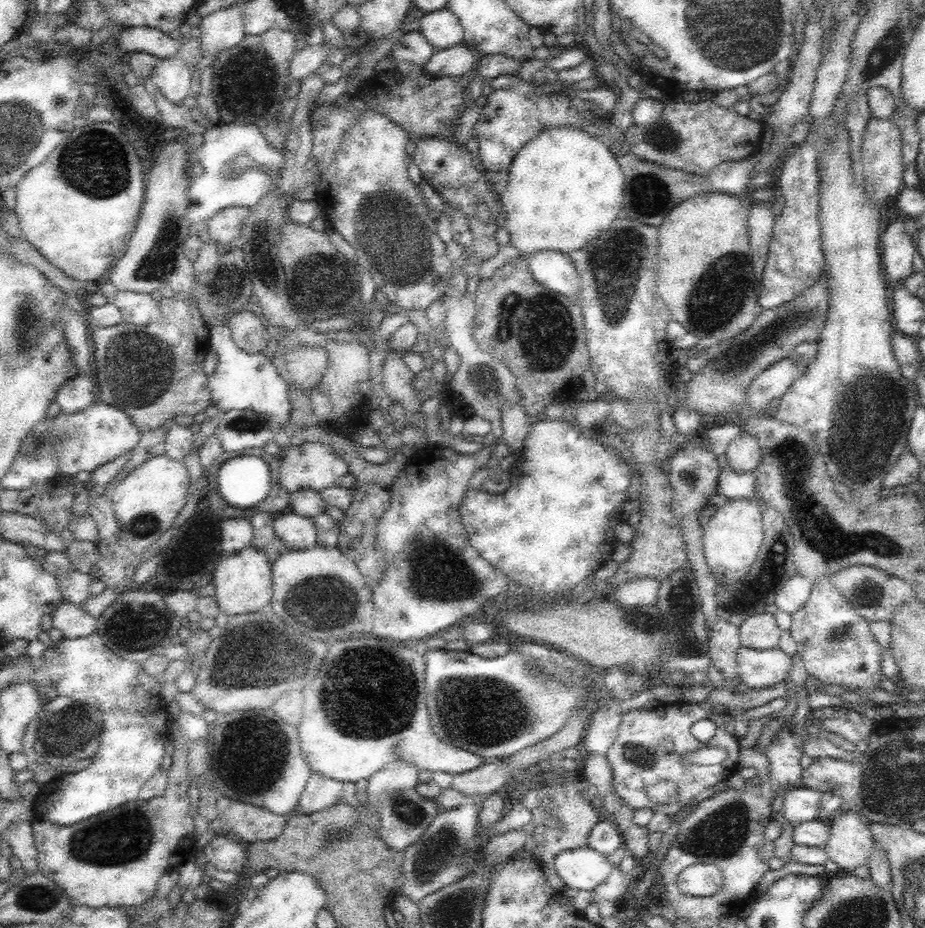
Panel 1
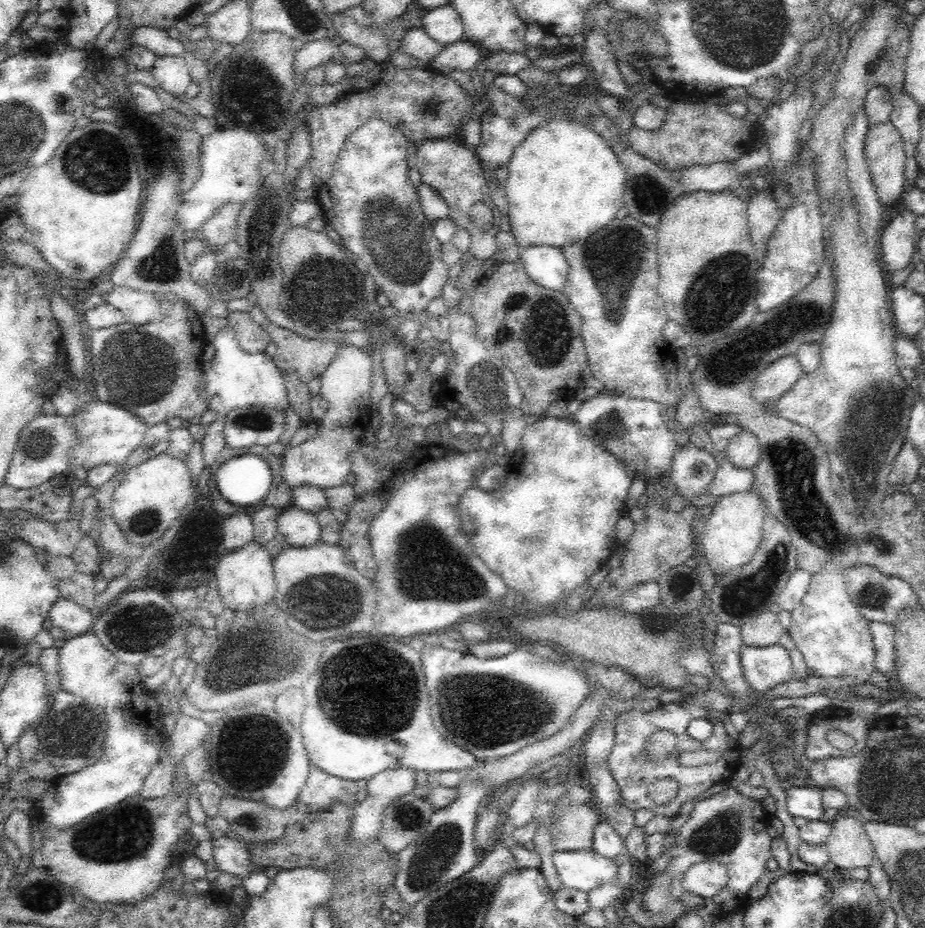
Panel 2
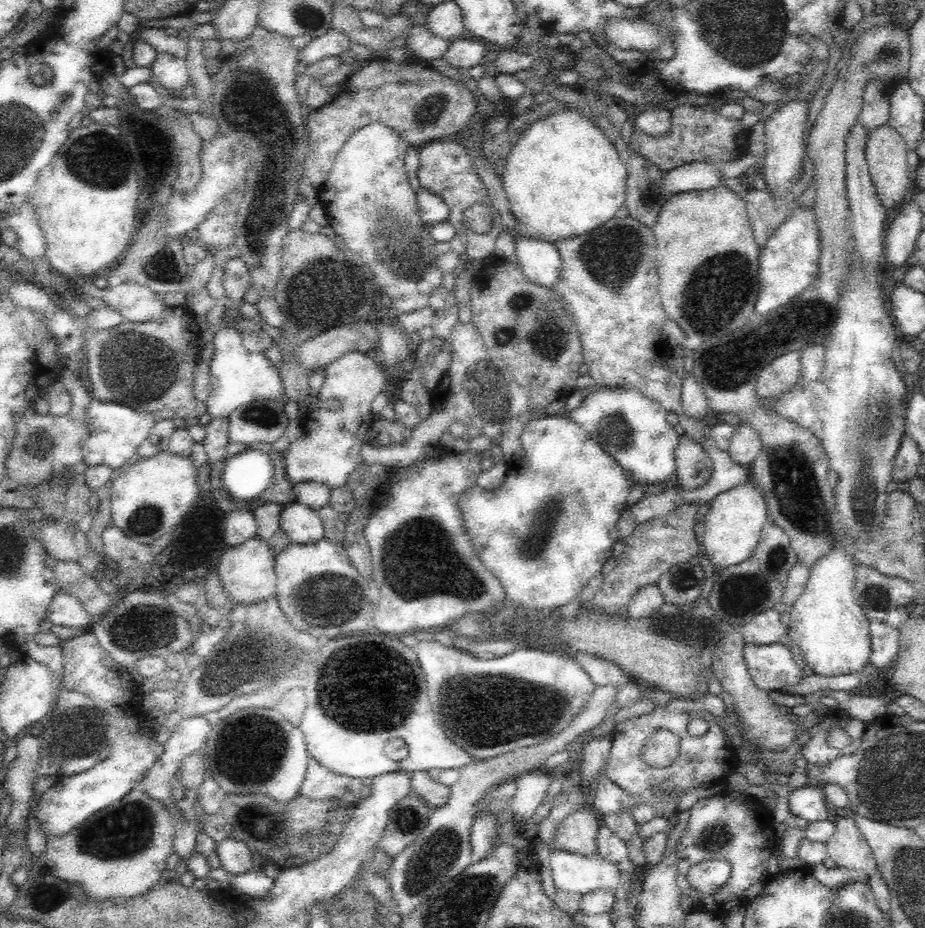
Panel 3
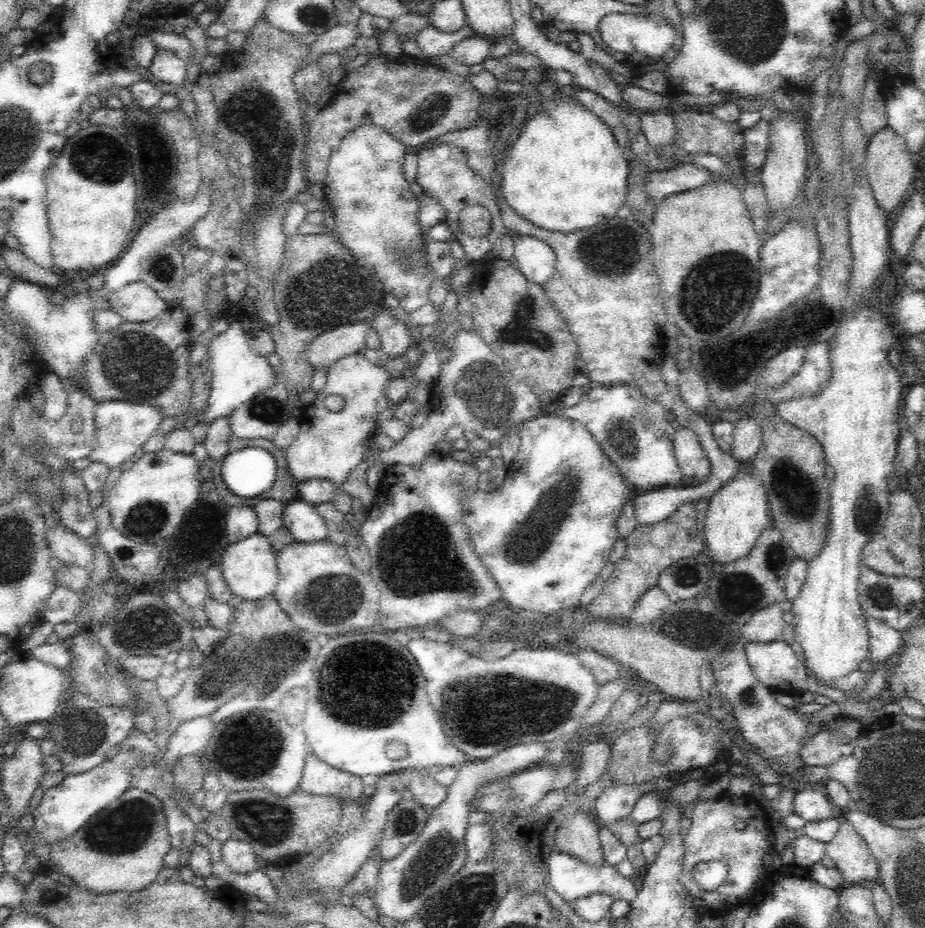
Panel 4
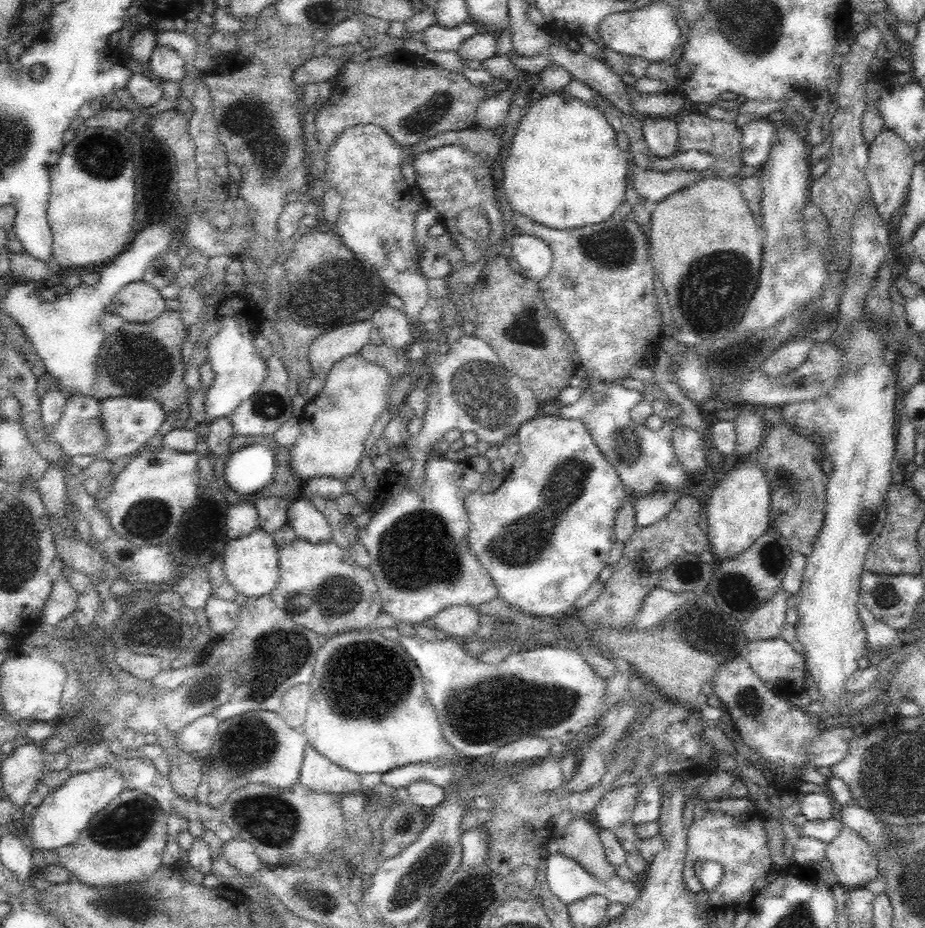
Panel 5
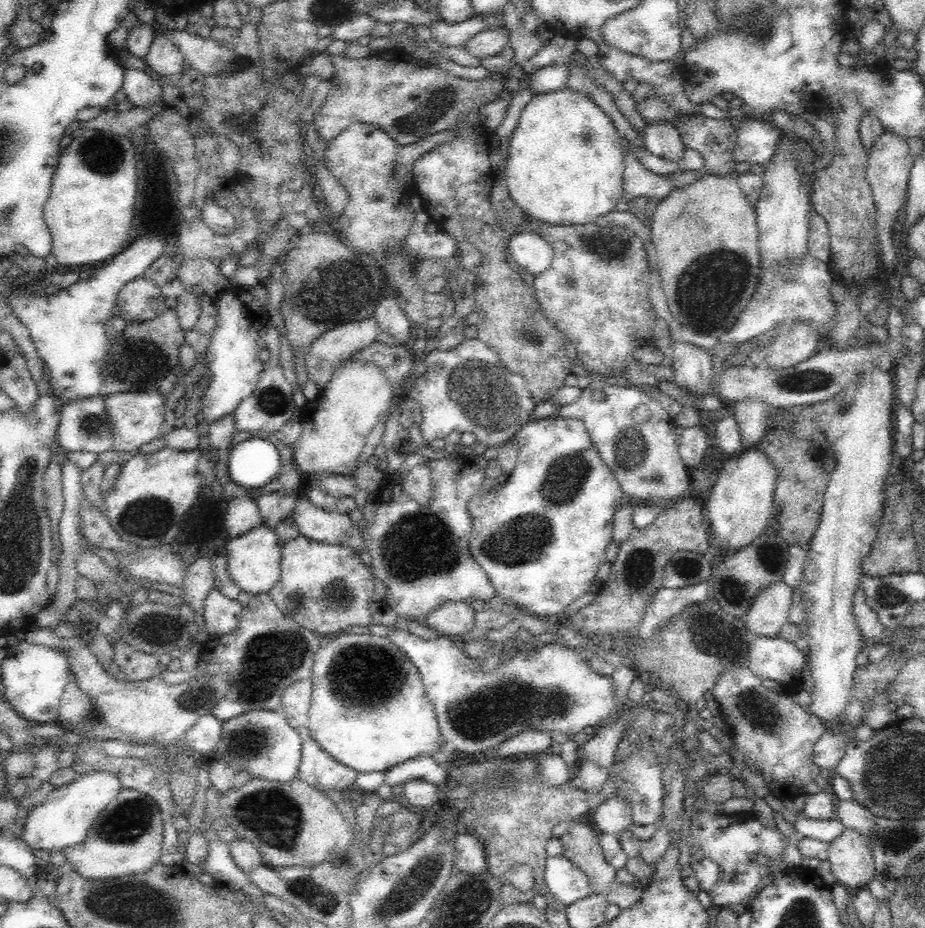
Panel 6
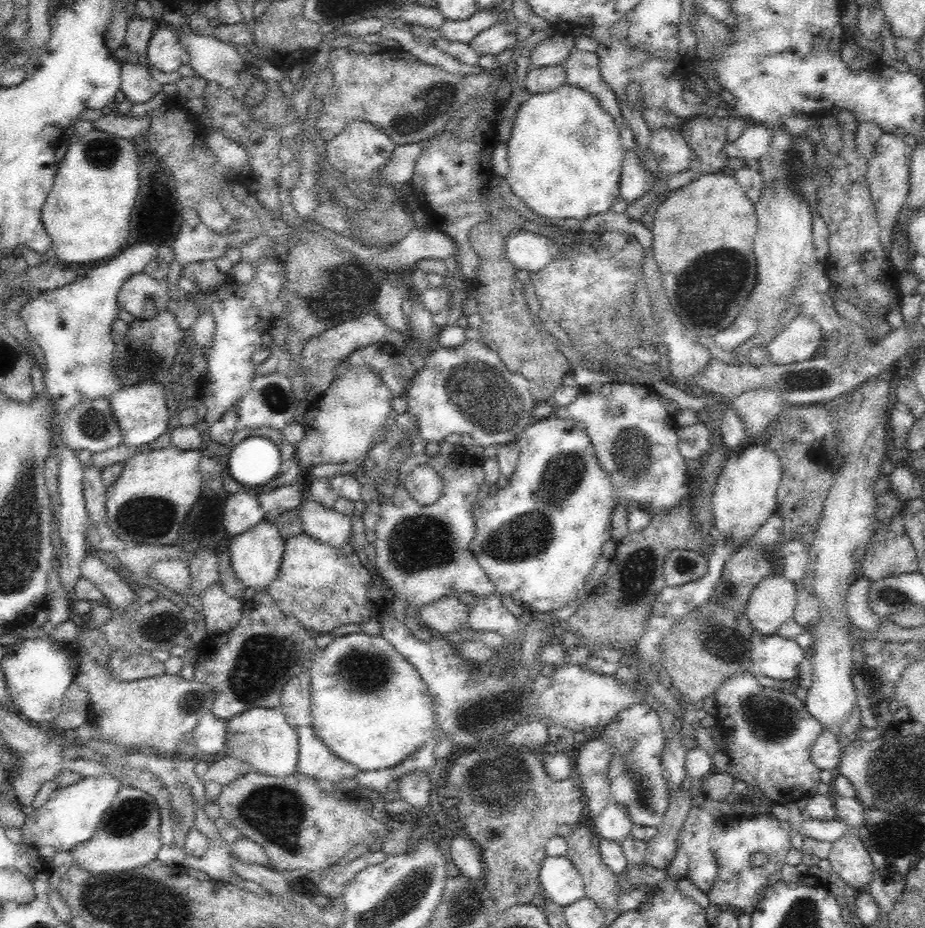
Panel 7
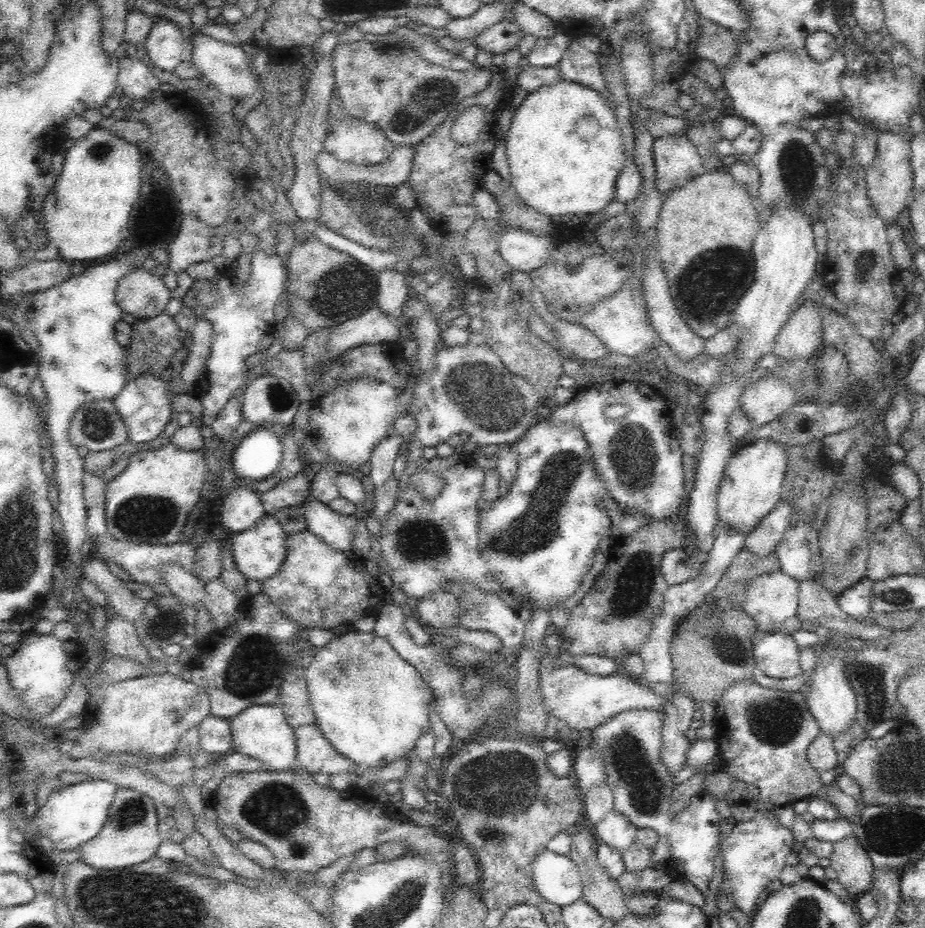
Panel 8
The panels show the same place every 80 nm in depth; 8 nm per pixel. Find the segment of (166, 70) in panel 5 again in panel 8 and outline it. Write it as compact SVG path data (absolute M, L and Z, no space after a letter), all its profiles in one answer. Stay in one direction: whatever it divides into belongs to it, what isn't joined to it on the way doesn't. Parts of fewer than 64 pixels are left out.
M168 19L155 22L143 44L151 65L173 71L182 62L184 45L188 43L188 31Z

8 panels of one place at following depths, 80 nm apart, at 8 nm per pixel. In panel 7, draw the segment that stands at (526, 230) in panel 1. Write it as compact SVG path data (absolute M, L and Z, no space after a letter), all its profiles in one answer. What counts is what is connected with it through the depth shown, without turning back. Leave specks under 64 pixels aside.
M564 83L562 86L551 91L533 94L528 100L525 100L519 106L519 110L514 115L513 127L508 143L507 163L509 172L507 173L507 182L511 187L513 194L526 204L526 207L531 211L535 218L573 218L584 220L588 216L596 216L602 214L606 210L610 210L620 199L620 182L622 177L622 168L625 149L621 146L619 135L619 127L612 115L608 114L597 98L584 89Z

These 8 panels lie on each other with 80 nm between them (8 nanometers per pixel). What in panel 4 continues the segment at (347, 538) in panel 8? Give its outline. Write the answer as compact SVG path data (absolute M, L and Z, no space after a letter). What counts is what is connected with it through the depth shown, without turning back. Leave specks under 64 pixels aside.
M296 497L284 509L282 522L295 542L316 542L327 538L327 526L316 507Z

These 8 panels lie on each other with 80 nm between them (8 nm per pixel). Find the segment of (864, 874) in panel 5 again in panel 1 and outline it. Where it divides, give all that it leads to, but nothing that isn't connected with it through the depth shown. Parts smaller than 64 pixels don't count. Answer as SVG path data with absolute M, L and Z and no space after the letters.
M843 810L842 814L836 814L829 823L828 842L823 846L827 858L848 872L867 865L873 844L869 825L852 810Z

